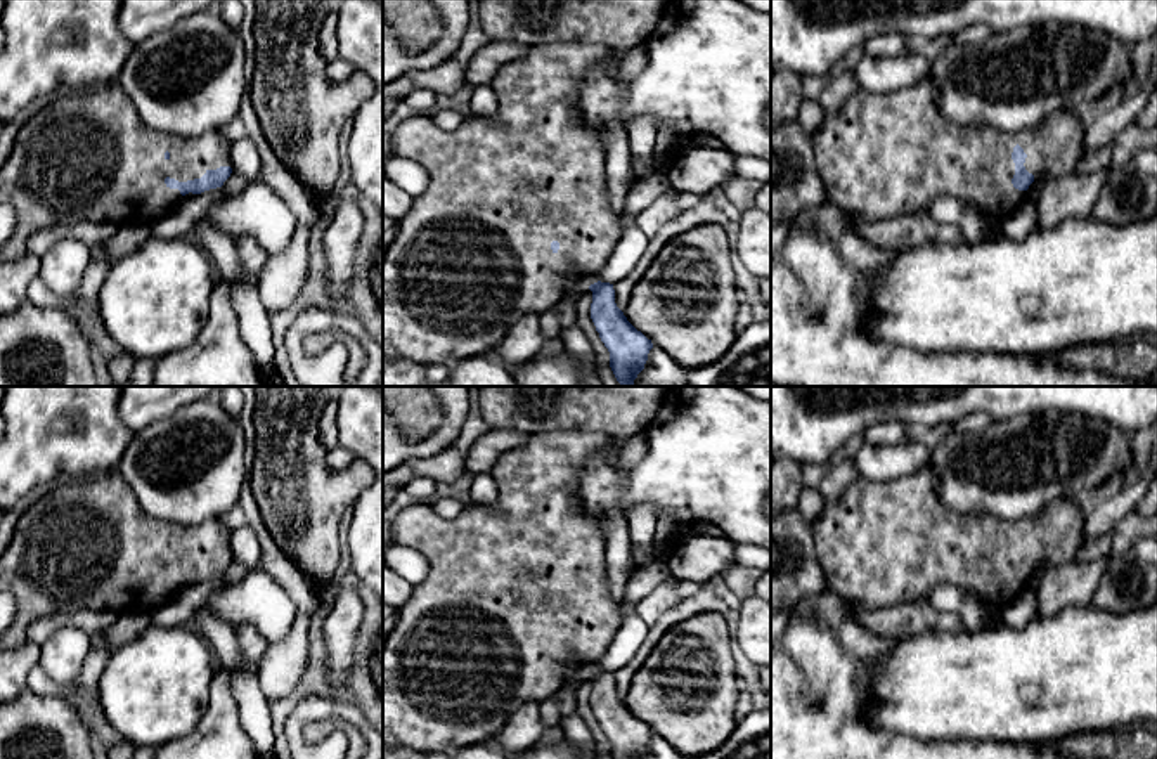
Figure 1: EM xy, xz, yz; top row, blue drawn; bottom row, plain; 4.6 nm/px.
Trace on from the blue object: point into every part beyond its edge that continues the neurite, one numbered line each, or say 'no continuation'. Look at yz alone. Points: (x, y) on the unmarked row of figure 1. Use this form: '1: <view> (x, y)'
1: yz (882, 543)

